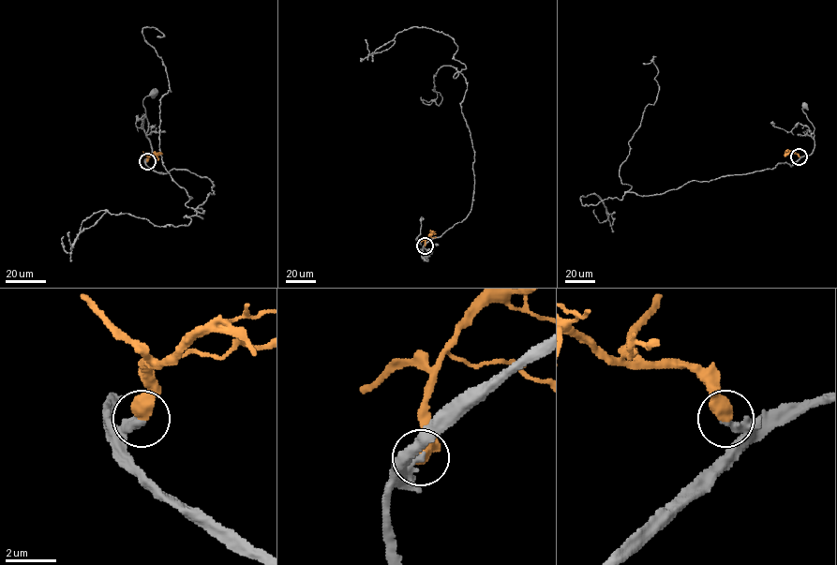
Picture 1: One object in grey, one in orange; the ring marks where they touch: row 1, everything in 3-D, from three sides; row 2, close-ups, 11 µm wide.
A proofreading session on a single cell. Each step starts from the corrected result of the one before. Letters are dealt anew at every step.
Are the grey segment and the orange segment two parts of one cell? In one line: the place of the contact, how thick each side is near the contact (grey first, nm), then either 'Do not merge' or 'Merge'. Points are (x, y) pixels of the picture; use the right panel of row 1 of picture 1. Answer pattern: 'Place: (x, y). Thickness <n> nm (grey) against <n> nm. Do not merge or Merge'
Place: (799, 156). Thickness 300 nm (grey) against 600 nm. Merge

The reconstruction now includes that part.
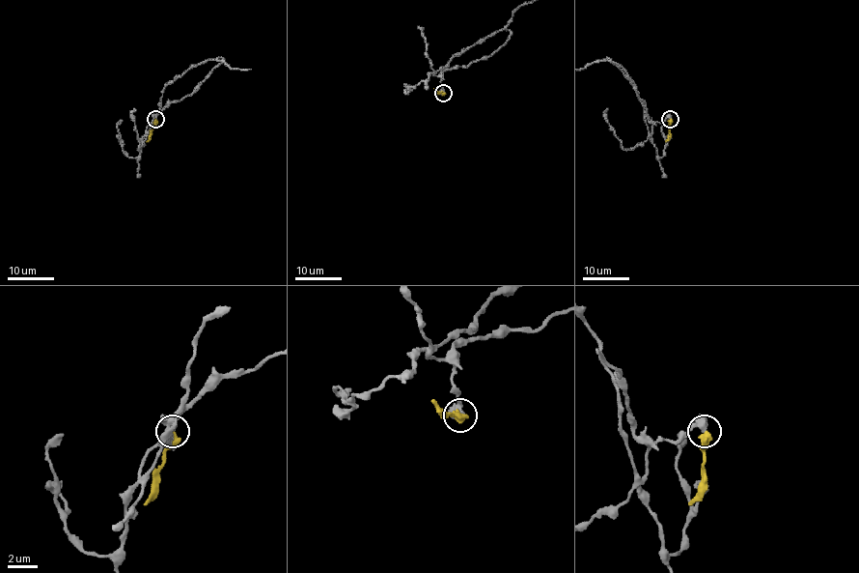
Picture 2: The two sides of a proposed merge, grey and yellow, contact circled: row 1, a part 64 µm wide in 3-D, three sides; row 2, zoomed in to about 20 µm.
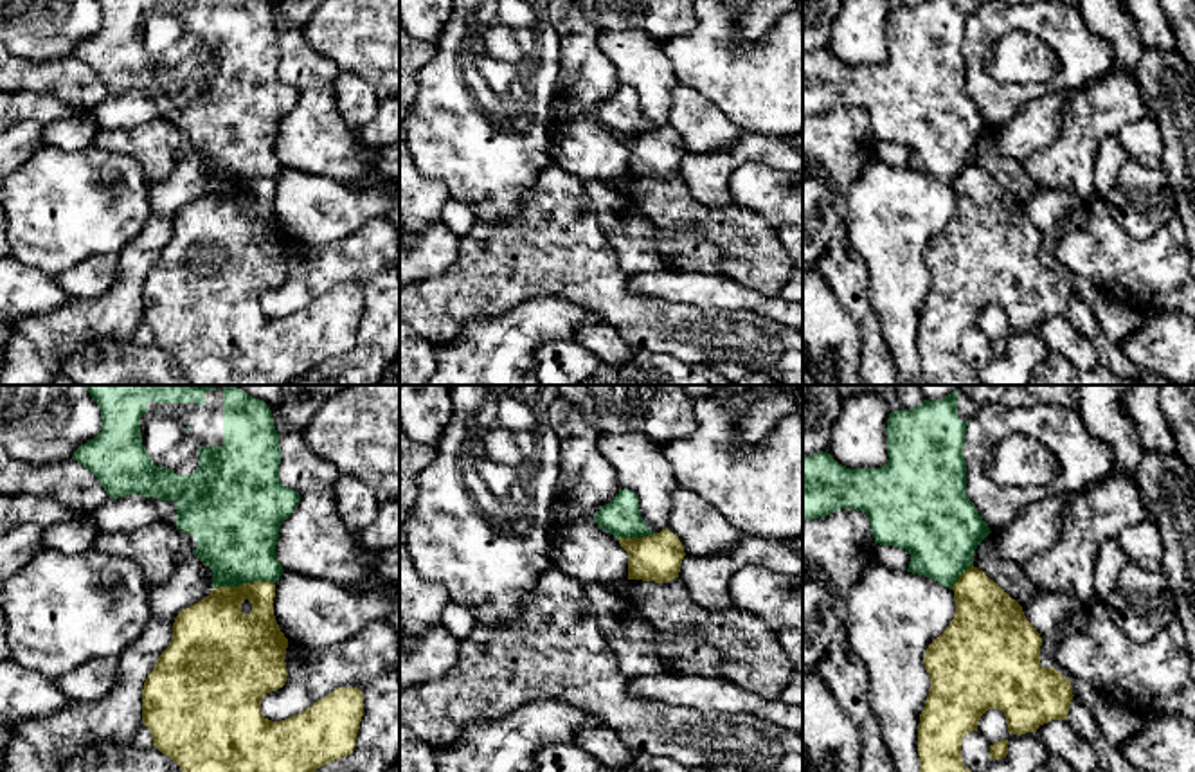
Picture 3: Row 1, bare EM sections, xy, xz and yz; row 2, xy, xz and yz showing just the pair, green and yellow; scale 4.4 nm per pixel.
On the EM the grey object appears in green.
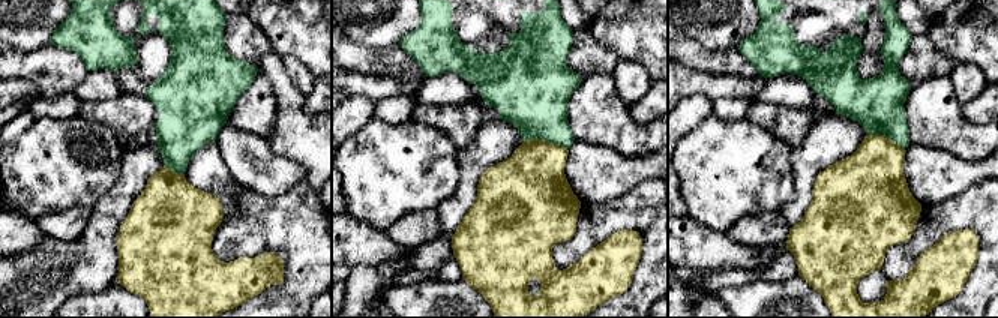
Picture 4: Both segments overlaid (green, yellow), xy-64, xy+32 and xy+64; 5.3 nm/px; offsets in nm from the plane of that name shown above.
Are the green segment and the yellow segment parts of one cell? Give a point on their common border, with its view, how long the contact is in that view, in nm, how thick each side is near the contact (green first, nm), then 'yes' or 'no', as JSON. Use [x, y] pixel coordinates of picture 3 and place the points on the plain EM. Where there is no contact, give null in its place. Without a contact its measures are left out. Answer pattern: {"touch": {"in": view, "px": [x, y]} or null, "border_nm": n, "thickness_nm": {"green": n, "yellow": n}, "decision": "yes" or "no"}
{"touch": {"in": "xy", "px": [242, 180]}, "border_nm": 280, "thickness_nm": {"green": 380, "yellow": 300}, "decision": "no"}

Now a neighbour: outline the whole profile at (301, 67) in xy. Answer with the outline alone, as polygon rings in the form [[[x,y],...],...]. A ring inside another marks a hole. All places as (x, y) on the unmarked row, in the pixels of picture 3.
[[[301,27],[279,32],[279,77],[299,92],[308,88],[333,88],[340,70],[319,54],[304,38]]]

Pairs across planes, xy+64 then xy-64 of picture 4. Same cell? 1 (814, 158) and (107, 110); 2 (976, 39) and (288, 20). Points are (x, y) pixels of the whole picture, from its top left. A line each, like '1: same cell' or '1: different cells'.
1: different cells
2: same cell

